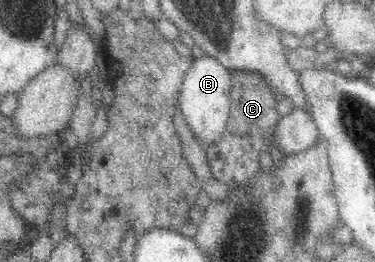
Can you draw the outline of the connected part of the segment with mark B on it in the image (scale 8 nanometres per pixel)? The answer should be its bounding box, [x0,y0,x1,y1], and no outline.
[178,55,231,151]

